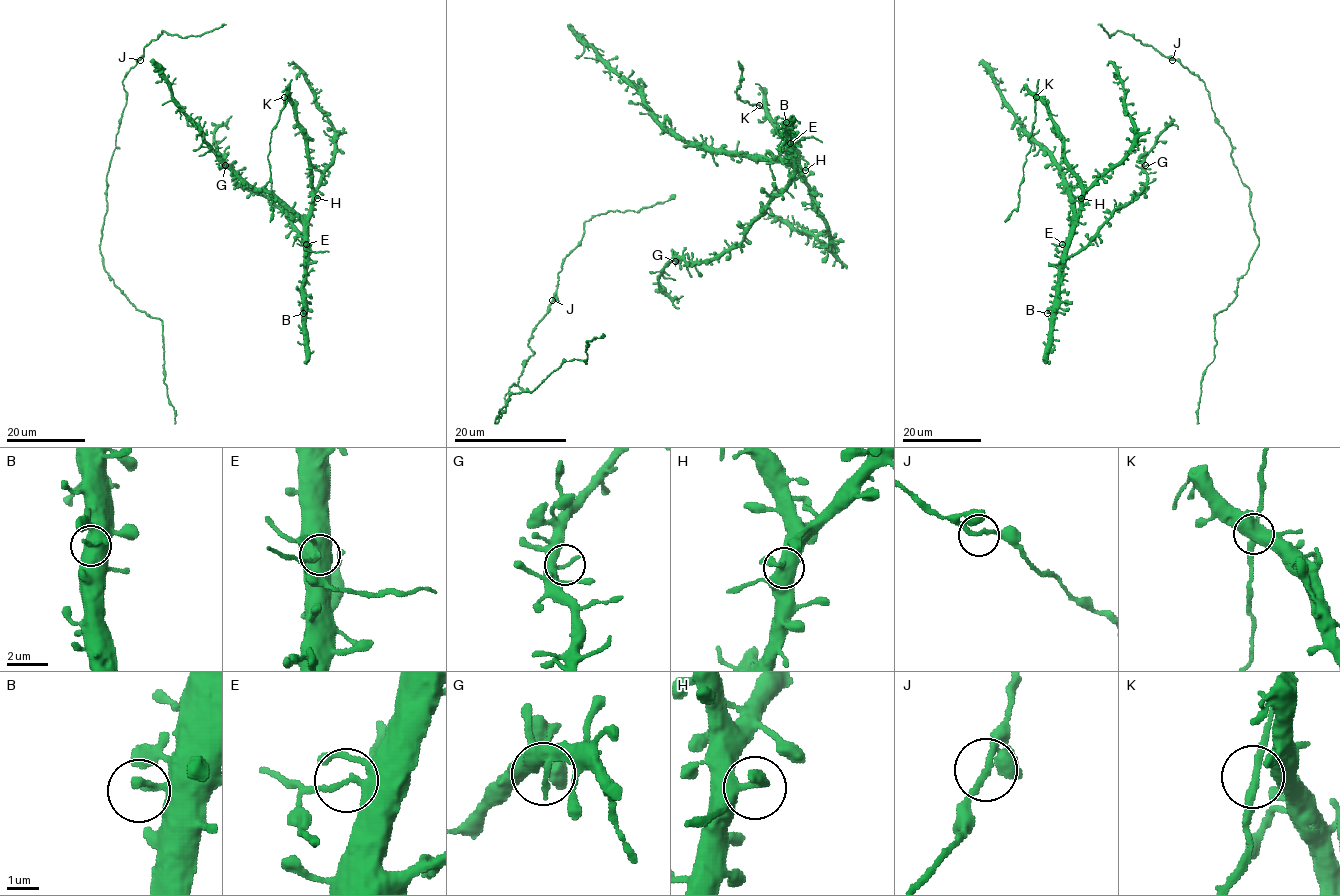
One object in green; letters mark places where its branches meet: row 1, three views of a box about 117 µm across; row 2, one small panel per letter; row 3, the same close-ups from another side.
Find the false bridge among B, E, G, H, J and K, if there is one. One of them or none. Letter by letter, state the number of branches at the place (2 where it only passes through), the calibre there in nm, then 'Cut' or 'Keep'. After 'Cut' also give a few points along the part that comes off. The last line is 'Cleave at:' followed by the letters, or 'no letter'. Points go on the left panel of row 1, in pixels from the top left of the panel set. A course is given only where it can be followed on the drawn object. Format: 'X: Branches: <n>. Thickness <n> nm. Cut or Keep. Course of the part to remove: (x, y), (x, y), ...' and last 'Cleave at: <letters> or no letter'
B: Branches: 2. Thickness 160 nm. Keep
E: Branches: 2. Thickness 280 nm. Cut. Course of the part to remove: (306, 244), (303, 246), (310, 251), (329, 252)
G: Branches: 2. Thickness 240 nm. Keep
H: Branches: 2. Thickness 400 nm. Keep
J: Branches: 2. Thickness 190 nm. Keep
K: Branches: 3. Thickness 240 nm. Keep
Cleave at: E

